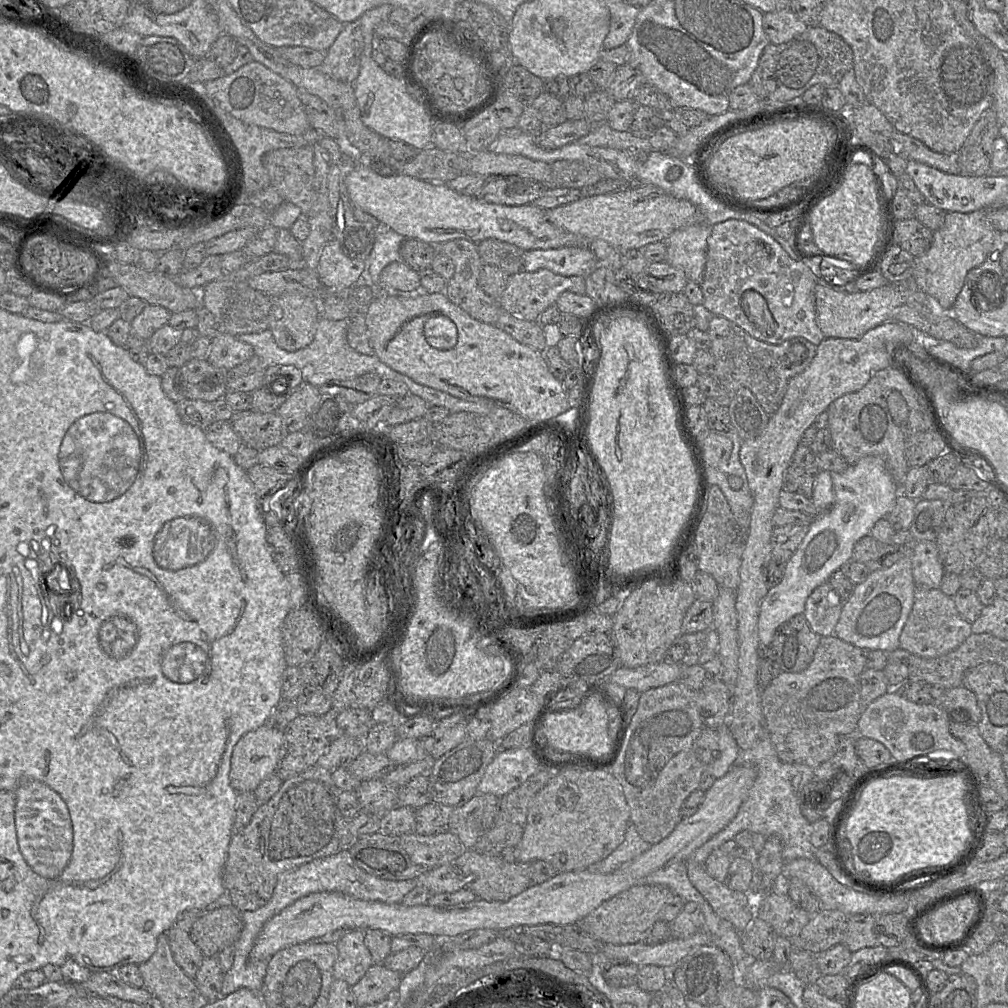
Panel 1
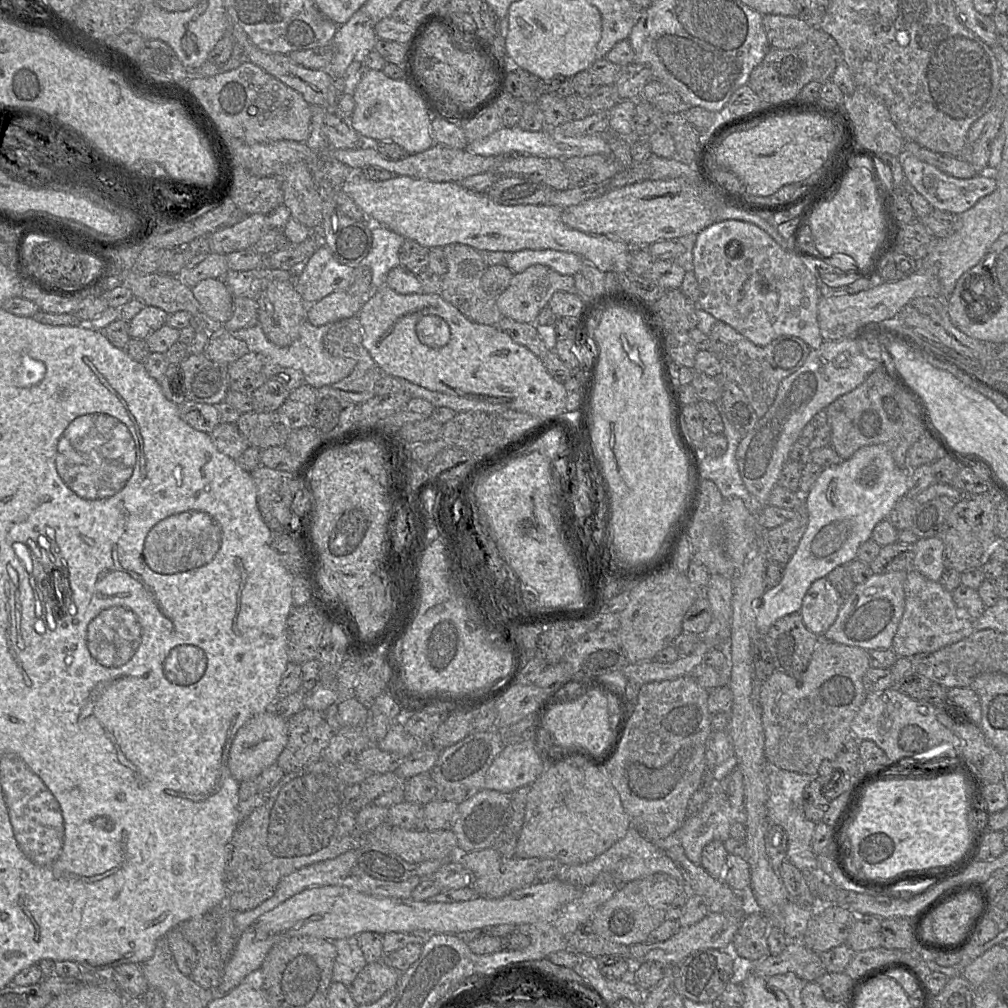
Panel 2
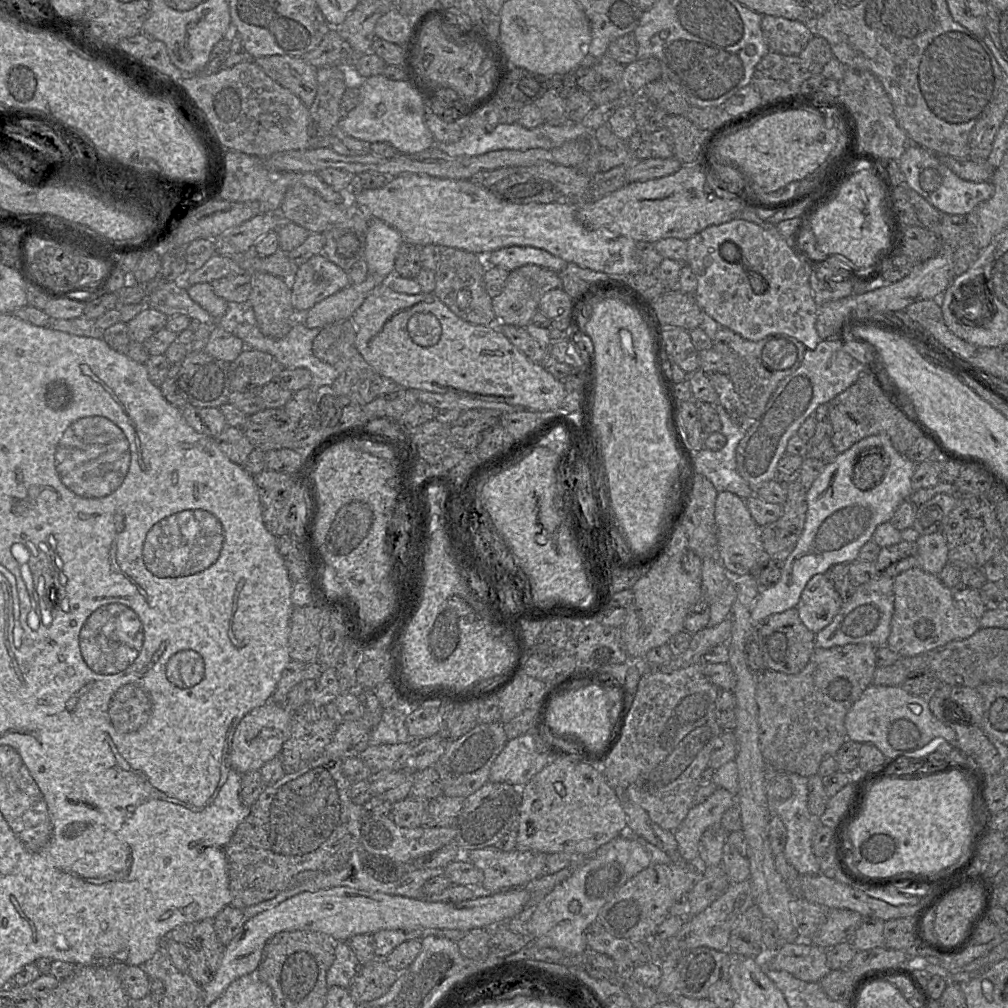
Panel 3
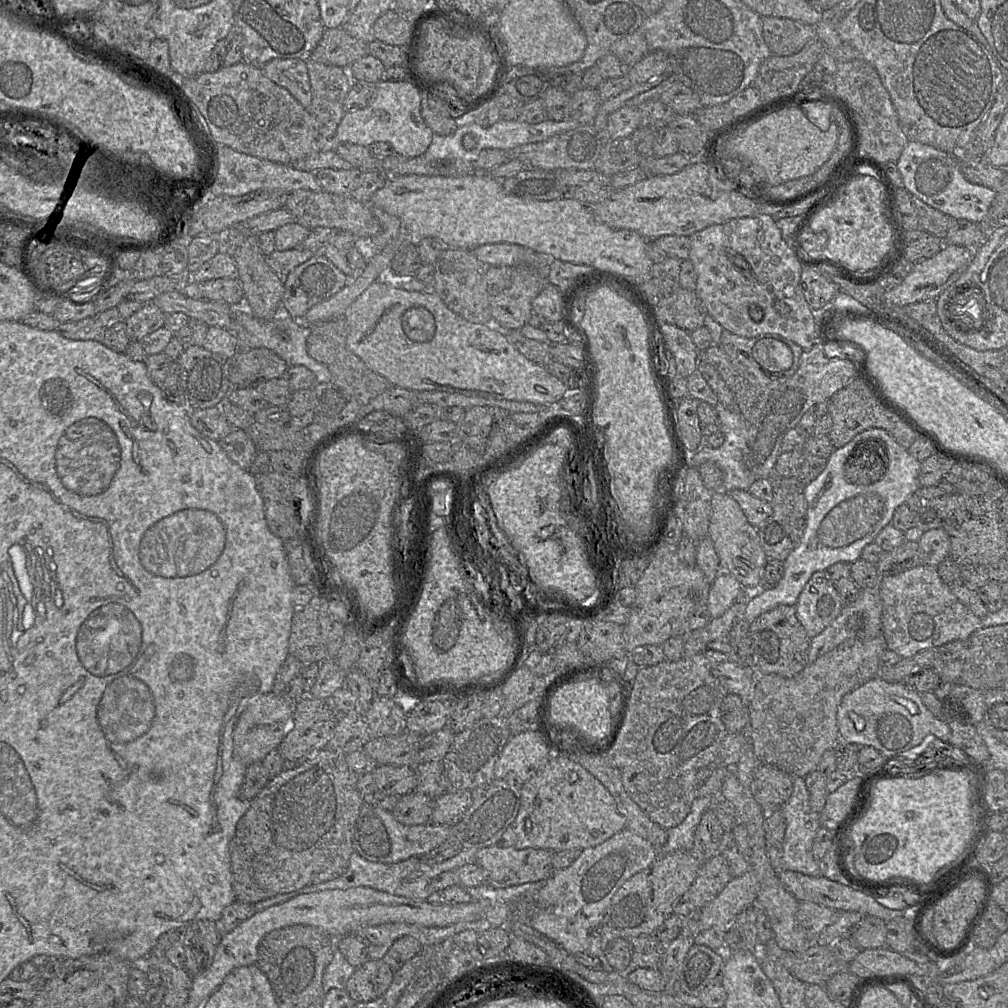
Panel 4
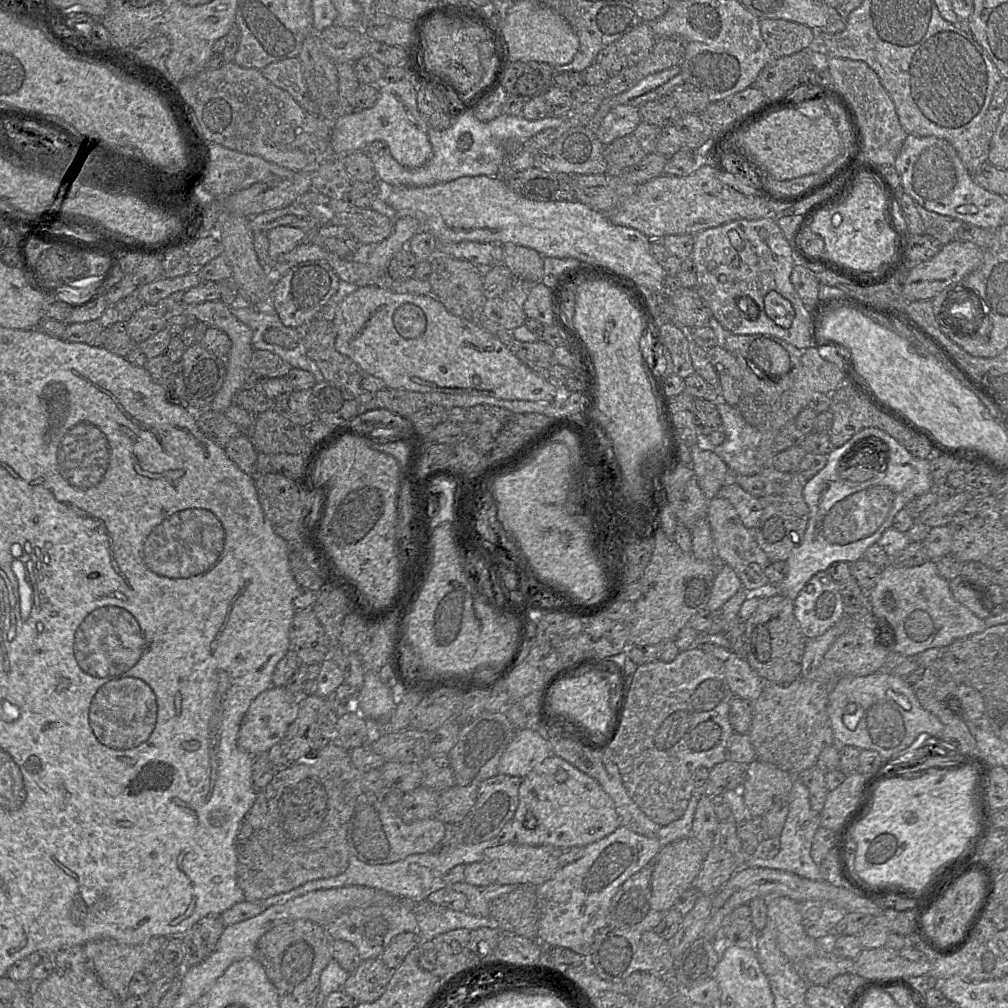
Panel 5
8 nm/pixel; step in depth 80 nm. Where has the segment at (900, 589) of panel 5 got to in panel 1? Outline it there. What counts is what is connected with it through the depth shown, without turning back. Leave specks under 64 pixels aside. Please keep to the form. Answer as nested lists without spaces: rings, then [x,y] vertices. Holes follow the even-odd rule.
[[[916,587],[916,597],[913,607],[900,634],[899,648],[917,656],[936,658],[960,646],[971,634],[971,623],[959,614],[953,597],[944,594],[940,588],[917,589]]]

